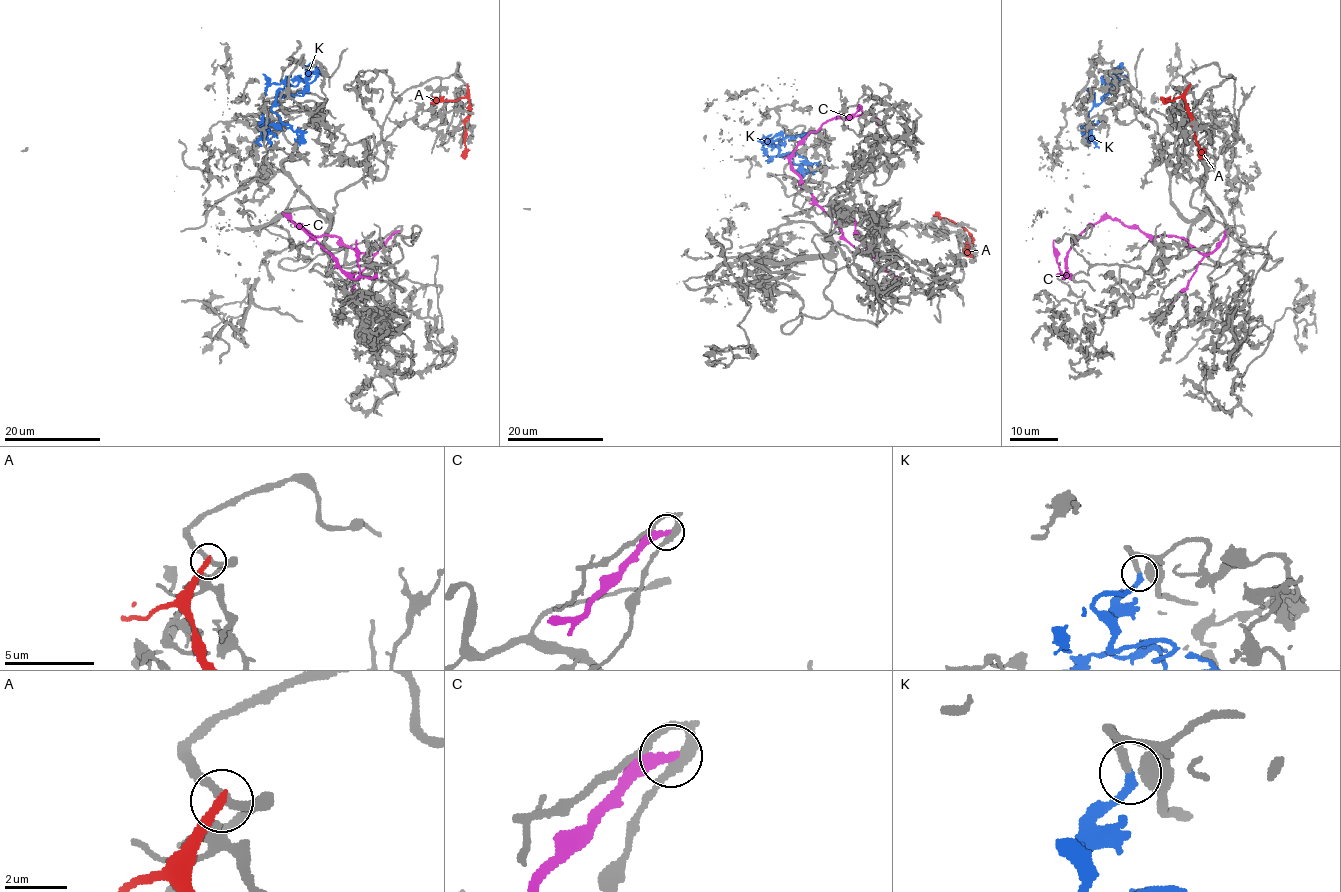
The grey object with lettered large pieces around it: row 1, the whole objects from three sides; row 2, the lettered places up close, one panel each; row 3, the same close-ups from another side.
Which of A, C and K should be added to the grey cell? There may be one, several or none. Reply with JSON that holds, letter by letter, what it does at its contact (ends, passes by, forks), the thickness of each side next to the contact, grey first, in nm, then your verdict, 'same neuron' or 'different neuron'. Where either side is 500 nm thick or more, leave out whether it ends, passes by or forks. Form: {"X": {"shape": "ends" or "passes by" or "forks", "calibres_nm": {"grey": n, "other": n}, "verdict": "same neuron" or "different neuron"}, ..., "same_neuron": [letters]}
{"A": {"shape": "ends", "calibres_nm": {"grey": 240, "other": 280}, "verdict": "different neuron"}, "C": {"shape": "ends", "calibres_nm": {"grey": 320, "other": 400}, "verdict": "different neuron"}, "K": {"shape": "ends", "calibres_nm": {"grey": 240, "other": 280}, "verdict": "same neuron"}, "same_neuron": ["K"]}

